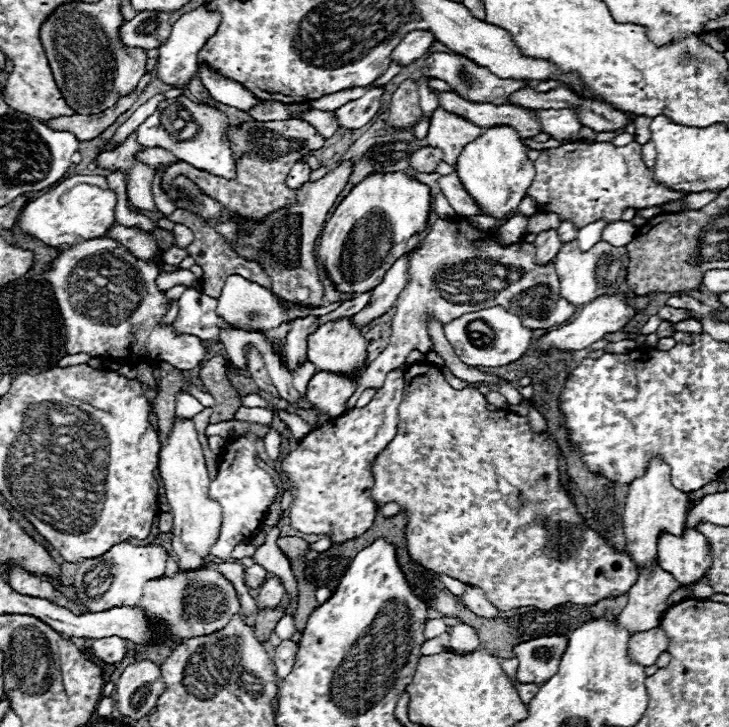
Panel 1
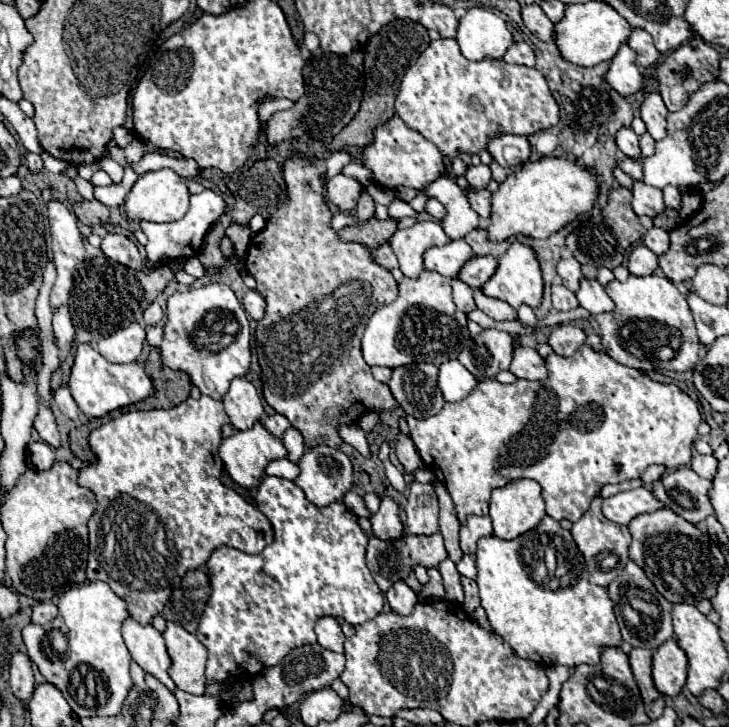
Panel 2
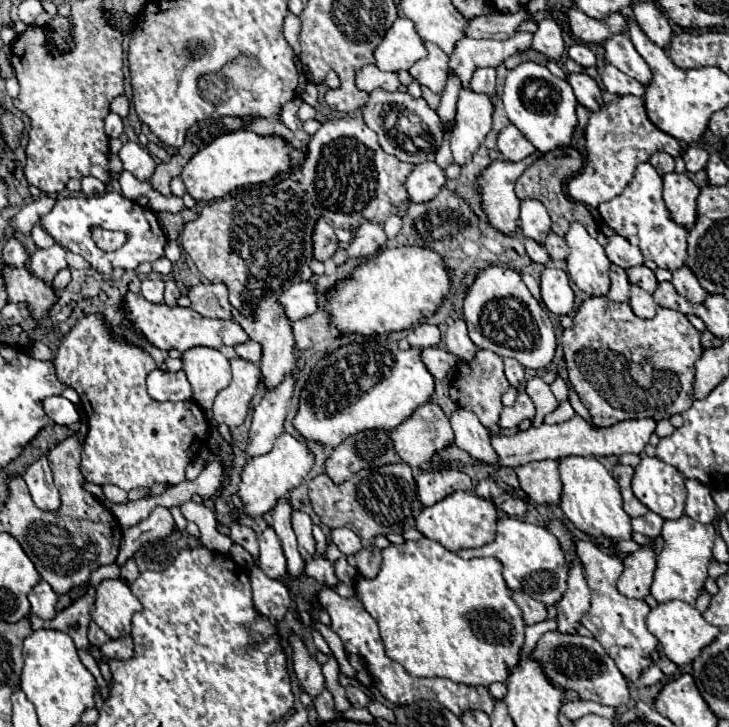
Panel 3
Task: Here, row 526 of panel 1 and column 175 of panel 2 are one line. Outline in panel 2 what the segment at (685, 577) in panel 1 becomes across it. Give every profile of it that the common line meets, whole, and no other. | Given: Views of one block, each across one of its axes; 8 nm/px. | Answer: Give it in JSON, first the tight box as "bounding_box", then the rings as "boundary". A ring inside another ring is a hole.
{"bounding_box":[122,618,176,692],"boundary":[[[128,618],[122,626],[122,636],[134,662],[144,672],[158,678],[170,692],[174,692],[176,684],[168,676],[170,656],[166,652],[162,634],[154,626],[140,626],[134,618]]]}

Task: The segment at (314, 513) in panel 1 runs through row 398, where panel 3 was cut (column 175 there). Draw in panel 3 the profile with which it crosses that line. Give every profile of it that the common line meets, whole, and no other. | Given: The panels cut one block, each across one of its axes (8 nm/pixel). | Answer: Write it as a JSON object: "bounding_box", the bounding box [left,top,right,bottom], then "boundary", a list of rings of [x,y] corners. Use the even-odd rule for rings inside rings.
{"bounding_box":[146,370,192,402],"boundary":[[[152,370],[146,378],[148,394],[158,402],[180,402],[180,400],[192,400],[190,384],[186,384],[186,376],[182,370],[178,372],[166,372],[166,370]]]}

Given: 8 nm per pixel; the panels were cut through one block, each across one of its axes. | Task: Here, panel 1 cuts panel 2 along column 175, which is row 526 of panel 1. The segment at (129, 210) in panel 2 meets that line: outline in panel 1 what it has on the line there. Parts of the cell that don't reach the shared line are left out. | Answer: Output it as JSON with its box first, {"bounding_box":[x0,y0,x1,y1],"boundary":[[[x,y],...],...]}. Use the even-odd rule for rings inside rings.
{"bounding_box":[160,420,222,572],"boundary":[[[176,420],[166,444],[160,450],[160,478],[166,490],[168,504],[172,508],[172,554],[178,562],[180,572],[188,572],[188,568],[206,568],[214,558],[210,556],[212,544],[218,540],[222,526],[222,508],[208,496],[210,476],[206,470],[206,462],[202,456],[202,448],[198,442],[198,434],[194,430],[192,420]]]}

